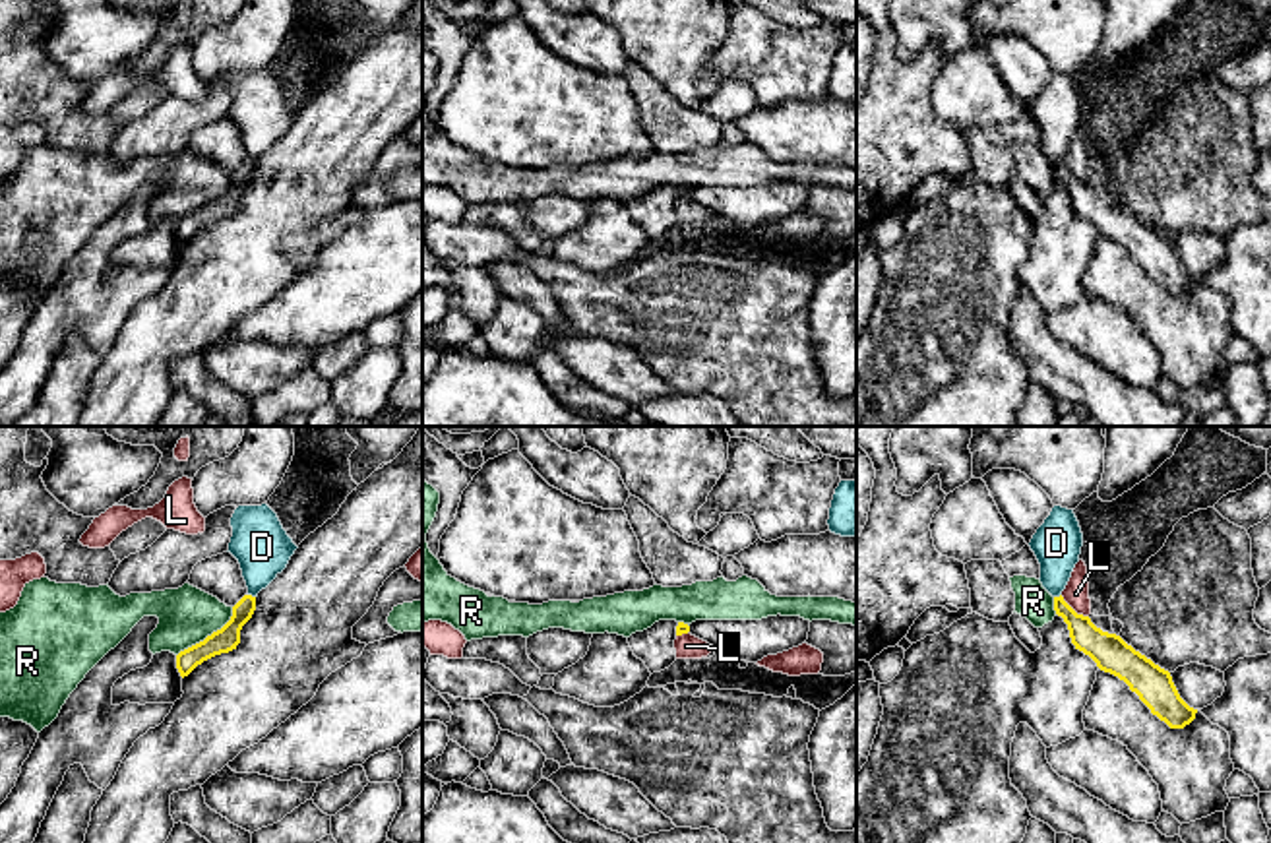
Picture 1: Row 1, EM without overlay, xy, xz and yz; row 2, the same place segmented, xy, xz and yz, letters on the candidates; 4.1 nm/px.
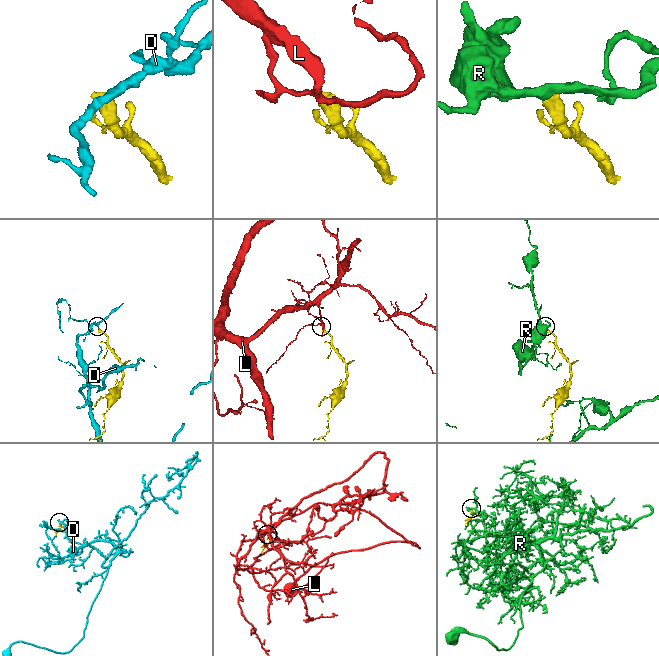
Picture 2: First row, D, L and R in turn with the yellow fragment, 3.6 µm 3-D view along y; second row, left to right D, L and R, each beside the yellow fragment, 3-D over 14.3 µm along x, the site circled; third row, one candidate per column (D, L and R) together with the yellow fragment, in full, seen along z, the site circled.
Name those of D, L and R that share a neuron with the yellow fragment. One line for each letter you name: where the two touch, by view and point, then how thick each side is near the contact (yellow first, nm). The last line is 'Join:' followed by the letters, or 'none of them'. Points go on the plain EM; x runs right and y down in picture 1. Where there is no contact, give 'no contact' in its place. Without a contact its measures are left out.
Join: none of them

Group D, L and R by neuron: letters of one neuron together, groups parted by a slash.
D / L / R

